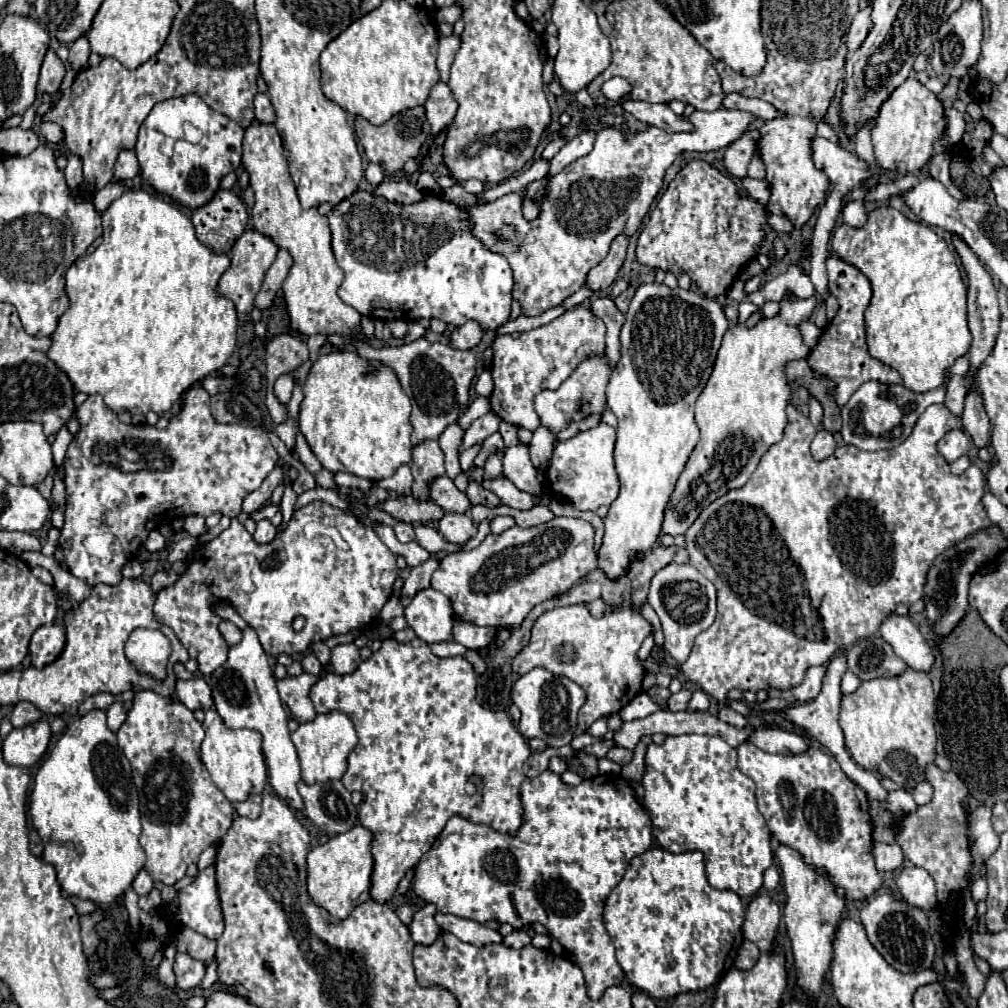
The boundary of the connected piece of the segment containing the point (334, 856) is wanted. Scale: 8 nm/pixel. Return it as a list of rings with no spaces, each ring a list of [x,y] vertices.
[[[357,824],[349,832],[333,836],[327,844],[315,846],[307,854],[309,896],[315,904],[323,906],[335,918],[341,918],[341,920],[347,918],[353,912],[353,908],[357,908],[359,904],[371,898],[369,896],[371,874],[373,874],[371,844],[373,844],[373,832]]]

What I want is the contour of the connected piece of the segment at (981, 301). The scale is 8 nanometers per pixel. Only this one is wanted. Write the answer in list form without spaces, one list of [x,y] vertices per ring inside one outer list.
[[[953,236],[953,244],[955,244],[955,250],[957,250],[957,254],[959,254],[961,262],[963,262],[967,278],[969,278],[967,304],[969,304],[969,330],[973,334],[973,342],[971,342],[971,350],[969,350],[969,362],[971,362],[971,368],[977,368],[991,354],[995,338],[997,338],[997,332],[999,332],[999,324],[1001,324],[999,300],[997,300],[997,290],[993,286],[991,274],[985,270],[985,266],[979,262],[979,258],[971,252],[971,248],[961,238],[955,238],[955,236]]]

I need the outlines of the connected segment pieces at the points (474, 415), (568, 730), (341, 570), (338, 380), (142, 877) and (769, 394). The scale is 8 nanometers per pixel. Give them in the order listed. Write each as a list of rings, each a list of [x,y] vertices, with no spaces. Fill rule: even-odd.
[[[477,398],[475,402],[471,402],[471,406],[467,408],[467,412],[457,420],[457,424],[459,424],[463,430],[467,430],[473,420],[477,420],[477,418],[483,416],[483,414],[487,414],[489,410],[491,410],[489,400],[487,400],[487,398]]]
[[[533,668],[529,674],[521,676],[511,692],[513,702],[521,710],[519,732],[525,738],[541,738],[549,746],[565,746],[573,740],[577,730],[577,712],[585,704],[585,690],[565,676],[551,674],[545,668]]]
[[[315,500],[315,502],[309,502],[307,506],[299,508],[297,512],[293,512],[293,518],[291,518],[289,526],[287,526],[285,530],[281,530],[281,532],[275,536],[275,540],[273,540],[271,544],[267,544],[267,546],[255,544],[253,536],[243,528],[243,524],[239,524],[237,518],[233,518],[233,520],[231,520],[231,526],[229,526],[225,532],[221,532],[215,540],[211,540],[207,546],[201,546],[201,548],[195,552],[191,564],[187,566],[187,572],[181,574],[181,578],[179,578],[173,586],[163,588],[163,590],[157,594],[157,602],[155,602],[153,612],[155,612],[155,618],[157,618],[161,624],[167,624],[167,626],[171,626],[171,628],[175,630],[177,638],[181,640],[181,644],[189,650],[189,656],[195,658],[195,660],[199,662],[199,672],[201,672],[201,674],[211,674],[215,668],[219,668],[219,666],[226,661],[229,650],[229,646],[226,641],[223,640],[223,637],[219,634],[219,628],[217,628],[219,622],[221,622],[221,618],[211,610],[211,606],[213,606],[215,600],[229,600],[229,602],[233,604],[233,608],[239,612],[239,616],[245,618],[245,622],[249,622],[251,628],[257,630],[259,640],[261,640],[261,646],[263,646],[263,650],[265,650],[267,654],[271,654],[271,656],[279,656],[281,652],[285,652],[285,654],[295,654],[295,652],[305,652],[305,650],[309,648],[311,642],[327,640],[327,638],[333,636],[333,634],[347,634],[347,632],[351,632],[351,630],[361,630],[365,624],[369,624],[371,620],[375,620],[375,618],[379,616],[381,608],[385,606],[385,602],[387,602],[387,600],[391,598],[391,594],[393,594],[393,582],[395,582],[397,574],[399,574],[399,568],[397,568],[397,564],[395,564],[395,556],[393,556],[393,552],[381,542],[381,538],[379,538],[371,528],[363,526],[355,516],[345,514],[343,510],[333,508],[333,506],[327,504],[327,502],[319,502],[319,500]],[[241,570],[249,570],[249,578],[251,578],[255,590],[245,592],[245,590],[241,588],[241,584],[239,584]],[[297,616],[305,616],[305,620],[307,620],[307,622],[305,622],[305,628],[303,628],[301,632],[293,632],[293,628],[291,628],[291,624],[293,624],[293,620],[295,620]]]
[[[331,350],[329,354],[319,354],[307,374],[303,394],[305,398],[299,412],[299,430],[307,438],[323,468],[331,472],[347,472],[367,480],[385,480],[391,478],[399,466],[411,462],[411,402],[405,396],[395,372],[385,368],[385,364],[371,362],[349,350]]]
[[[141,870],[141,872],[137,874],[137,878],[133,880],[133,890],[141,896],[141,894],[149,894],[151,888],[153,888],[153,880],[151,880],[151,876],[147,874],[147,870]]]
[[[785,294],[779,316],[771,320],[761,318],[755,328],[737,324],[725,332],[713,374],[695,404],[695,422],[701,430],[701,440],[675,484],[665,508],[661,534],[685,534],[701,510],[713,500],[745,486],[761,456],[783,438],[787,426],[785,406],[791,398],[783,368],[789,360],[801,360],[809,354],[797,326],[811,316],[813,308],[815,298],[801,300],[793,294]]]

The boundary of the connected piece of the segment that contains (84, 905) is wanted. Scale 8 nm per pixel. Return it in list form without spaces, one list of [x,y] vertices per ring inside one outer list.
[[[71,896],[69,900],[71,900],[71,904],[77,908],[77,914],[79,914],[79,916],[87,916],[87,914],[93,914],[93,912],[97,910],[97,906],[95,906],[93,902],[89,902],[89,900],[81,900],[81,898],[77,898],[77,896]]]

